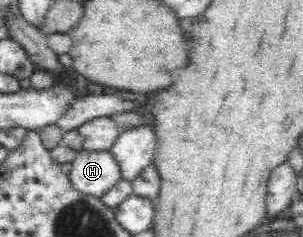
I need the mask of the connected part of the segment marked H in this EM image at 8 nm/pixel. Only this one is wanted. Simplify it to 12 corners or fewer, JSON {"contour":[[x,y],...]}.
{"contour":[[81,149],[68,172],[76,191],[101,197],[120,180],[109,150]]}

